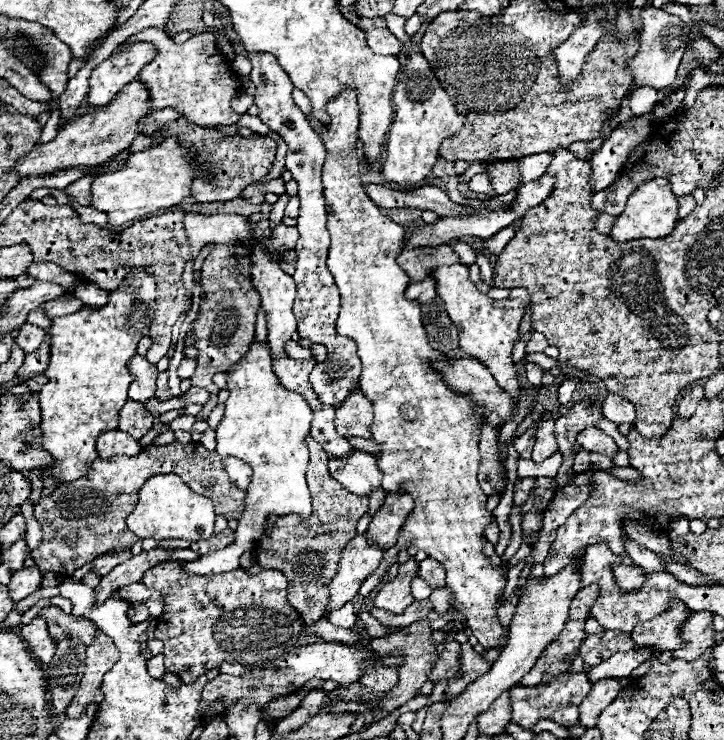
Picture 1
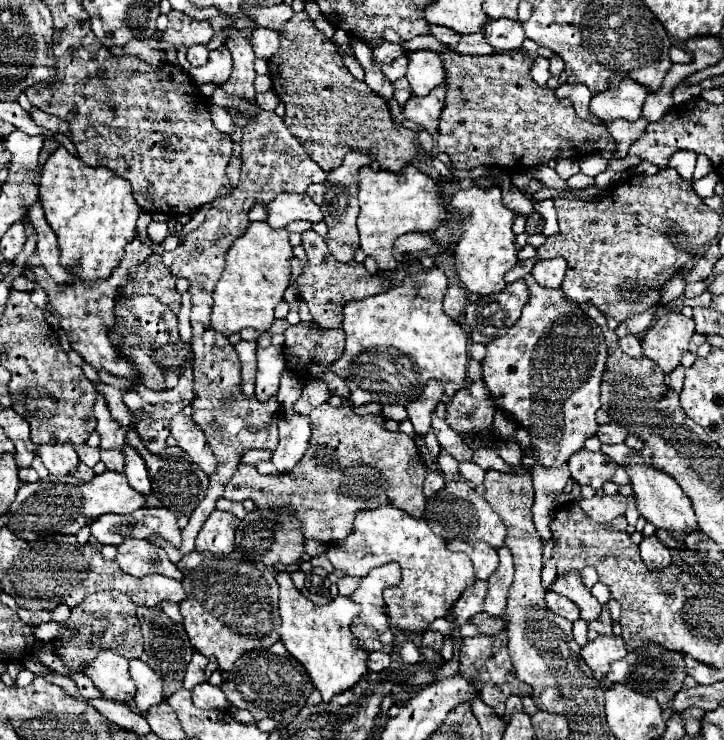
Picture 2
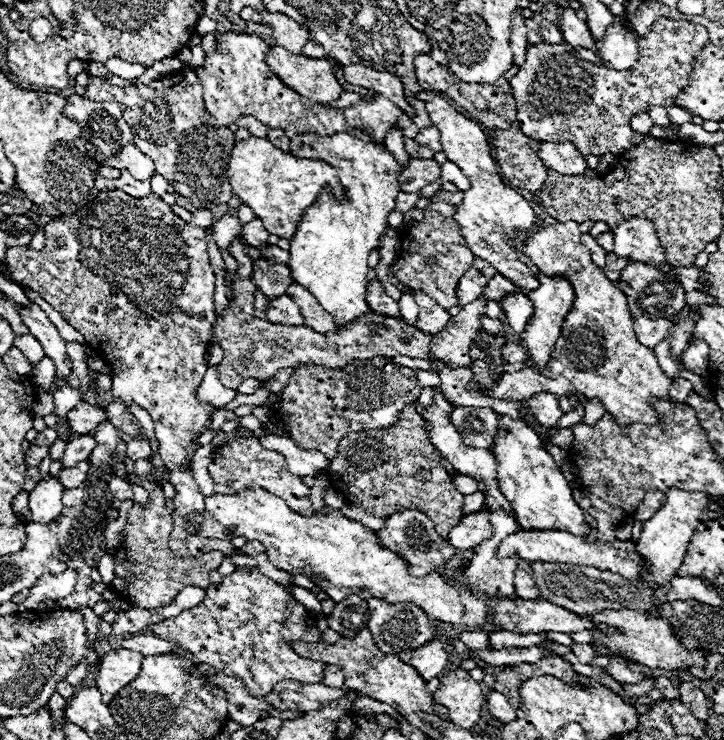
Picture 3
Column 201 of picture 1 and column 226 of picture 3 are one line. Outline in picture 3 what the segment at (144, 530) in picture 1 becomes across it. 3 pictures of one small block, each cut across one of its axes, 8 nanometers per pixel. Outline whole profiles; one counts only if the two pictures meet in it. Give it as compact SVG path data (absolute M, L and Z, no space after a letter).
M246 488L236 494L212 494L204 498L204 514L188 514L188 530L196 530L202 538L232 540L242 536L246 540L264 542L270 562L286 572L298 572L324 590L334 602L342 602L350 594L364 600L382 598L386 602L414 602L430 618L438 622L452 622L464 626L484 626L486 610L482 598L470 590L452 588L440 574L432 572L414 578L406 572L406 562L378 546L376 536L356 520L350 520L340 510L322 508L312 516L300 516L286 506L286 502L266 490Z

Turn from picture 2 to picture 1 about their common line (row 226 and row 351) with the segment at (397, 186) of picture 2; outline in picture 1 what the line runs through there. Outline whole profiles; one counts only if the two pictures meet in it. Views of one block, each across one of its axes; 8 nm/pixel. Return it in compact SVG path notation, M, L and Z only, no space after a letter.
M340 92L328 102L326 110L332 120L320 130L320 138L326 146L322 184L328 206L328 232L332 238L328 268L340 288L342 300L336 332L354 338L358 344L358 356L362 360L358 384L374 404L370 432L382 446L378 454L378 466L384 472L382 486L386 492L398 492L394 486L400 484L416 504L392 550L400 552L416 546L430 558L442 562L446 568L446 586L454 592L454 608L466 616L466 626L472 630L478 644L484 650L502 650L506 638L496 614L496 604L504 594L504 566L508 566L508 562L492 566L492 560L484 554L484 526L492 522L492 512L486 510L488 496L482 492L476 478L480 460L478 436L484 416L472 400L452 392L442 376L430 368L432 360L444 360L446 356L430 348L420 320L420 304L404 298L410 278L396 264L396 258L404 248L406 232L400 224L394 224L382 214L366 196L360 182L356 158L360 110L356 106L356 92Z

